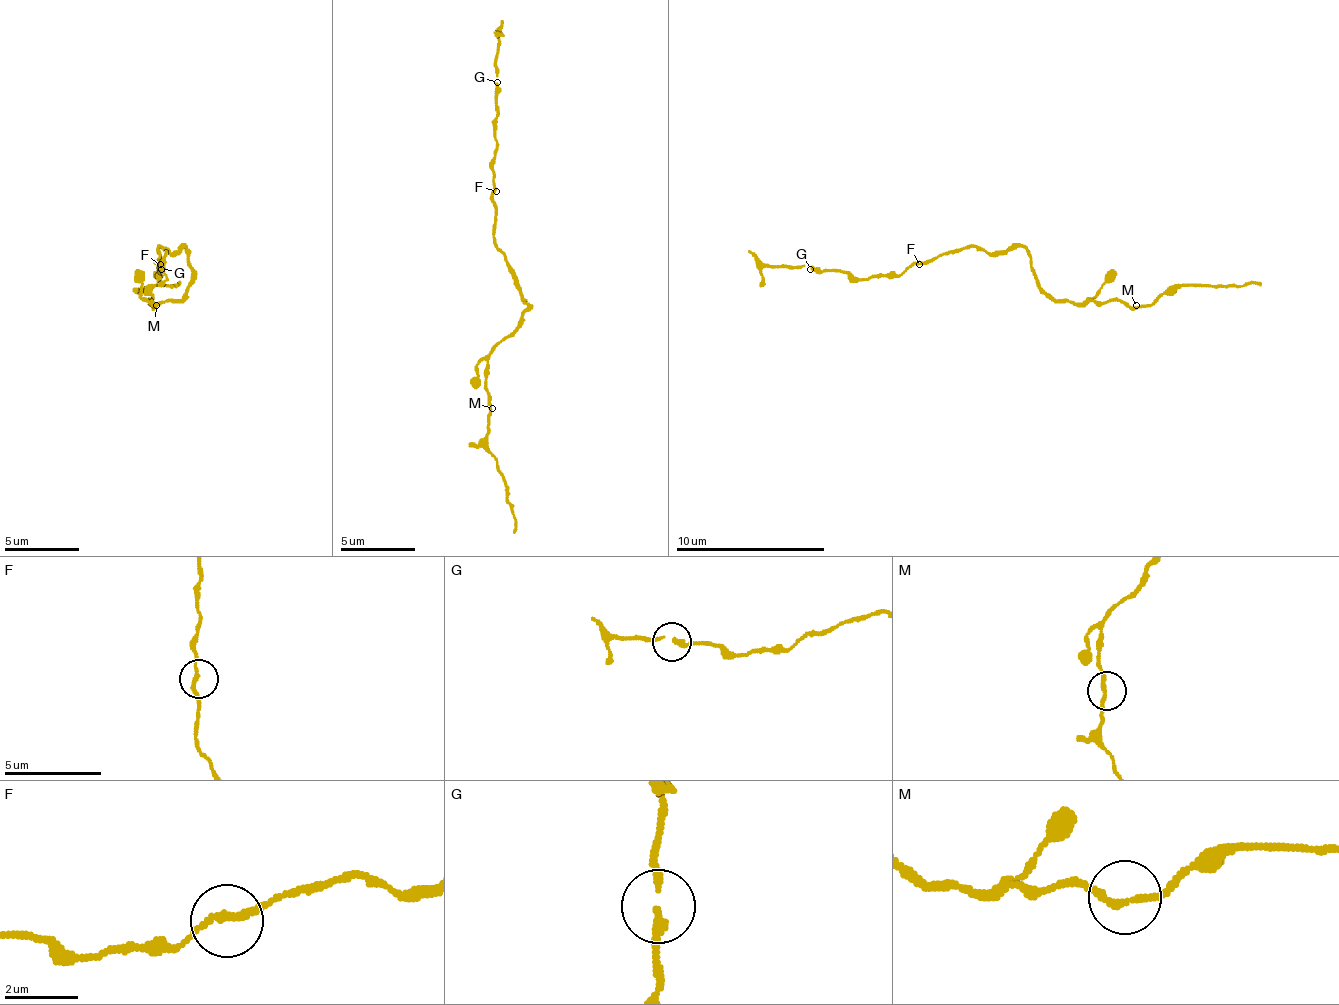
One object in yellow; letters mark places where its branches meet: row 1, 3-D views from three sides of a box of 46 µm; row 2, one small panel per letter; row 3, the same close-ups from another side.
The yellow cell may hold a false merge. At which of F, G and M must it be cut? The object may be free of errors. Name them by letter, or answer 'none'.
none

